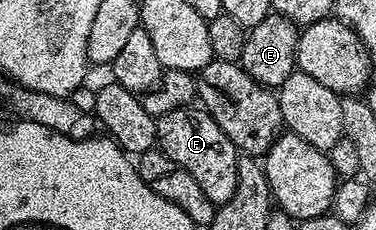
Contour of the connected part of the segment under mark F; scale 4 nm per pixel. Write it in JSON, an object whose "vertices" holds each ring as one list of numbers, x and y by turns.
{"vertices":[[188,107,169,111,169,115,158,118,157,145,173,163,181,163,197,183,201,183,201,191,209,195,216,207,223,205,237,191,238,159,240,154,235,144,217,127,210,114,199,107]]}

